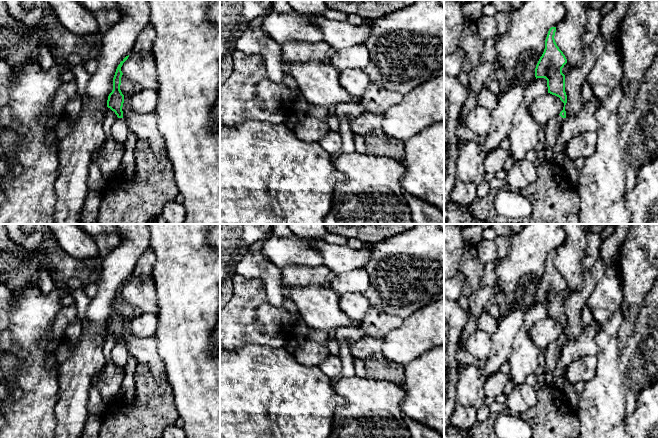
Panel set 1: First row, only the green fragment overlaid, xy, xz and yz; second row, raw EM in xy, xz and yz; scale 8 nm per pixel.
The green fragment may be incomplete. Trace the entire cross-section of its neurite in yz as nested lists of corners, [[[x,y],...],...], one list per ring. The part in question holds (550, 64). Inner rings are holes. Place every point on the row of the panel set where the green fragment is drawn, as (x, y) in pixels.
[[[556,27],[549,29],[545,40],[544,52],[535,68],[536,79],[545,78],[547,80],[548,93],[559,97],[564,103],[560,114],[550,119],[544,126],[542,138],[545,142],[545,149],[552,148],[555,145],[566,118],[565,105],[567,103],[567,95],[565,92],[565,75],[562,73],[562,68],[567,63],[567,59],[555,42],[555,32]]]

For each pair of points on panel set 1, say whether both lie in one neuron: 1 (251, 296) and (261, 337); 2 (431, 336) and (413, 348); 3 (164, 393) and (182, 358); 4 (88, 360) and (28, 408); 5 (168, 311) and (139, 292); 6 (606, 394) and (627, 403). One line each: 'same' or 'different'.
1: same
2: same
3: different
4: different
5: different
6: same

